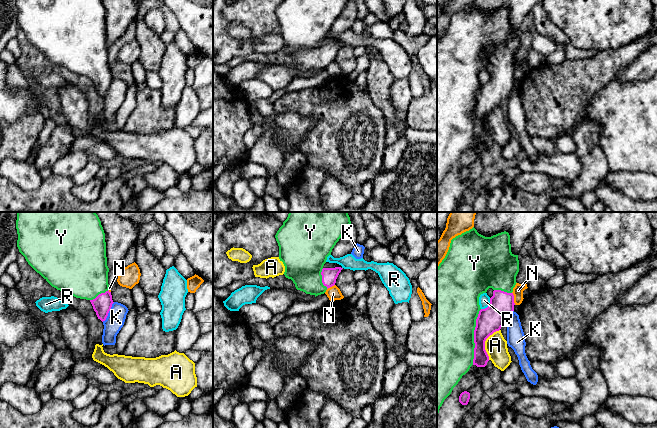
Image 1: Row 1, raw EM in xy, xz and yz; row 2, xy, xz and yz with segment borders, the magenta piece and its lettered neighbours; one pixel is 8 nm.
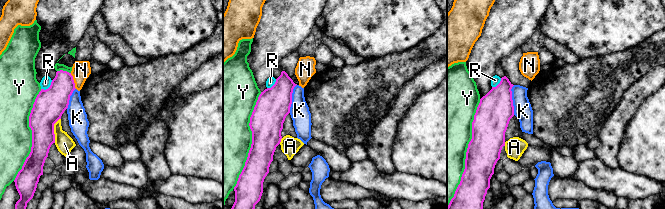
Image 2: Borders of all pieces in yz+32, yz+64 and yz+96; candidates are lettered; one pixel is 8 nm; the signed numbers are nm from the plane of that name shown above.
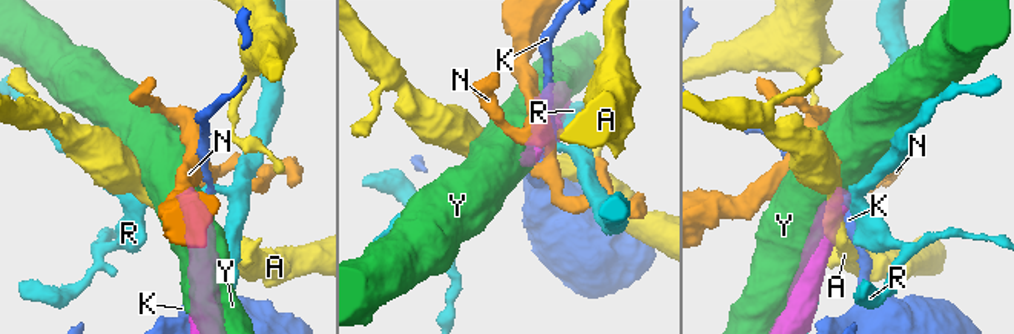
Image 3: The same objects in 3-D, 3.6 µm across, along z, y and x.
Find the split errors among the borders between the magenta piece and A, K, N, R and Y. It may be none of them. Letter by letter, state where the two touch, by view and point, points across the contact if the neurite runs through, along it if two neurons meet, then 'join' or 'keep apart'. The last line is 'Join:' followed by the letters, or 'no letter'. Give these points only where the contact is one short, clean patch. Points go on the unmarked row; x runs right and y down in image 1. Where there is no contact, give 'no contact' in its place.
A: contact yz (484, 119); border yz (499, 105), (494, 107), (485, 117), (485, 127), (488, 135); keep apart
K: contact xy (108, 88); keep apart
N: contact yz (513, 74); border yz (512, 68), (515, 80); keep apart
R: contact yz (489, 81); keep apart
Y: contact yz (474, 113); join
Join: Y

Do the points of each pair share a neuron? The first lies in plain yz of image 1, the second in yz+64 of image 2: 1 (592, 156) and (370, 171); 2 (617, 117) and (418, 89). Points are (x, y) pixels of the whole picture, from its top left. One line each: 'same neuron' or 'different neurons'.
1: different neurons
2: different neurons

